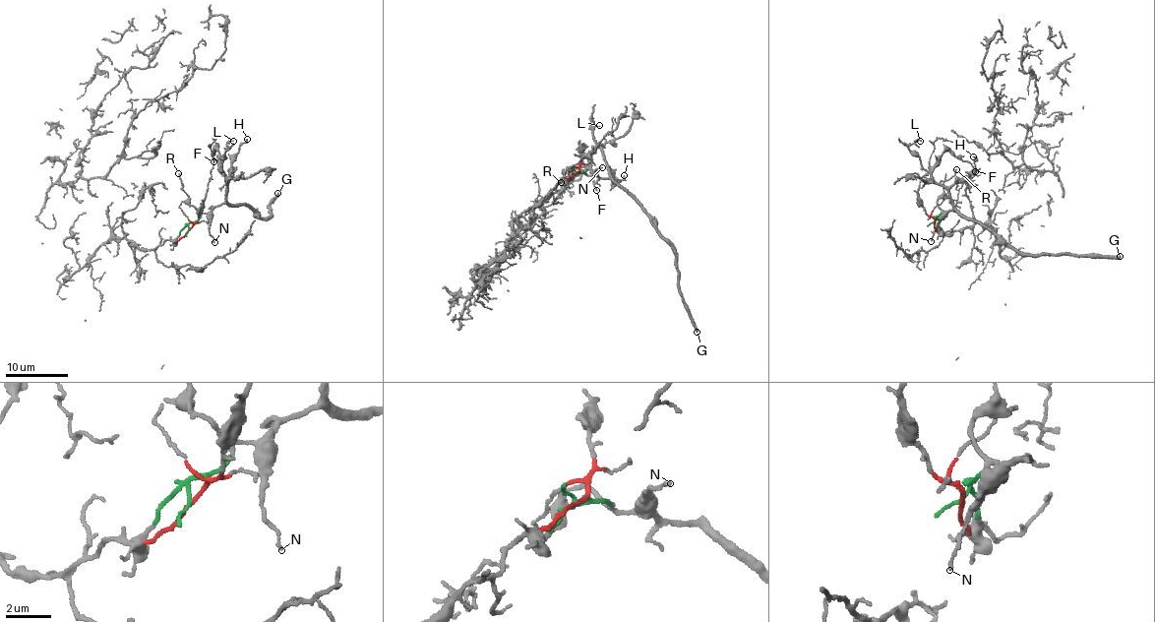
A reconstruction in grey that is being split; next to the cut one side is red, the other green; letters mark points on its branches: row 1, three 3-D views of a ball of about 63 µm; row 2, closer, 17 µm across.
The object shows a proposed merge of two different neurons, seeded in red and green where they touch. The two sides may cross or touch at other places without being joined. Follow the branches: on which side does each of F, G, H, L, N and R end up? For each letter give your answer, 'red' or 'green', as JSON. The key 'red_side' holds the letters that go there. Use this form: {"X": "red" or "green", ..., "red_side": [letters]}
{"F": "green", "G": "green", "H": "green", "L": "green", "N": "green", "R": "green", "red_side": []}

